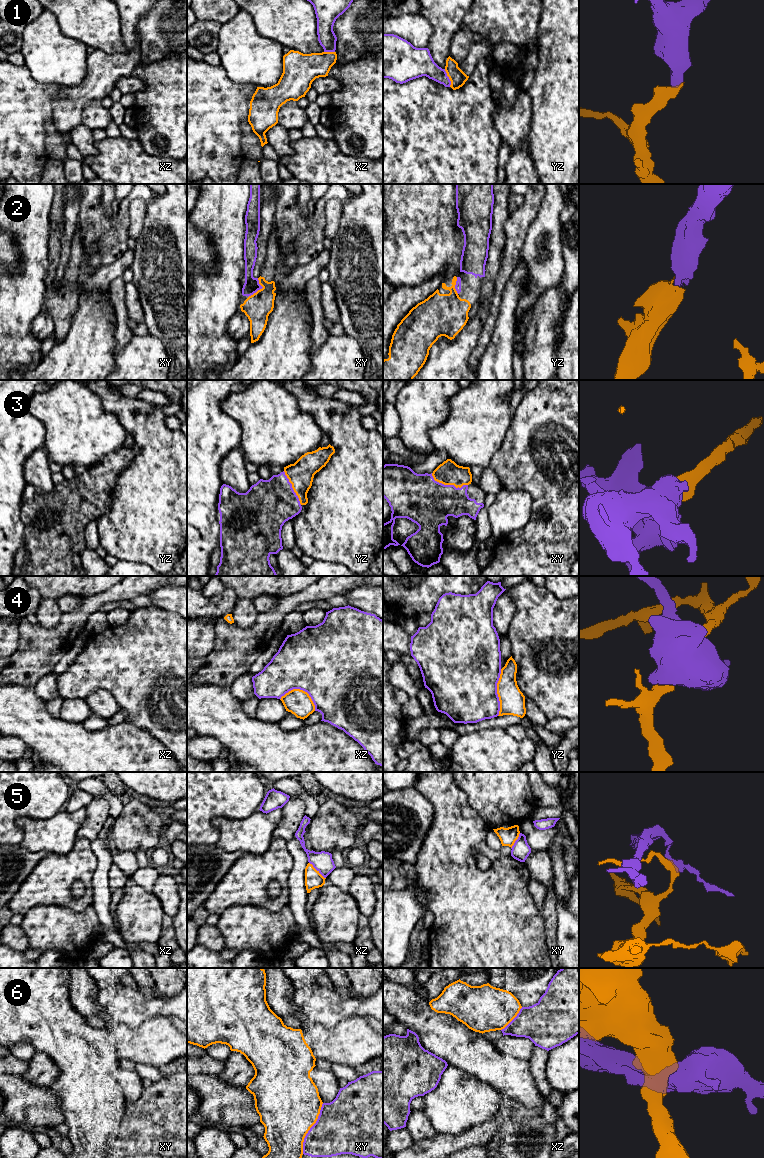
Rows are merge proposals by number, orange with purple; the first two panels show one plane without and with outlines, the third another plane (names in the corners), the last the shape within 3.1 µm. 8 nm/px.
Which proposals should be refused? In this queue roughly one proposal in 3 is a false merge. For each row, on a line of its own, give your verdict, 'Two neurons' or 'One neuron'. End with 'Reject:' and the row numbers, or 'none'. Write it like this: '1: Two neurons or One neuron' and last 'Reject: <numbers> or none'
1: One neuron
2: One neuron
3: One neuron
4: Two neurons
5: Two neurons
6: Two neurons
Reject: 4, 5, 6

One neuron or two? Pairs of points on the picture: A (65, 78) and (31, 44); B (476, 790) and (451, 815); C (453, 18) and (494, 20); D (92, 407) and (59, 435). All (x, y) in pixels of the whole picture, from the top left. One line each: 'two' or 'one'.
A: one
B: two
C: two
D: one

